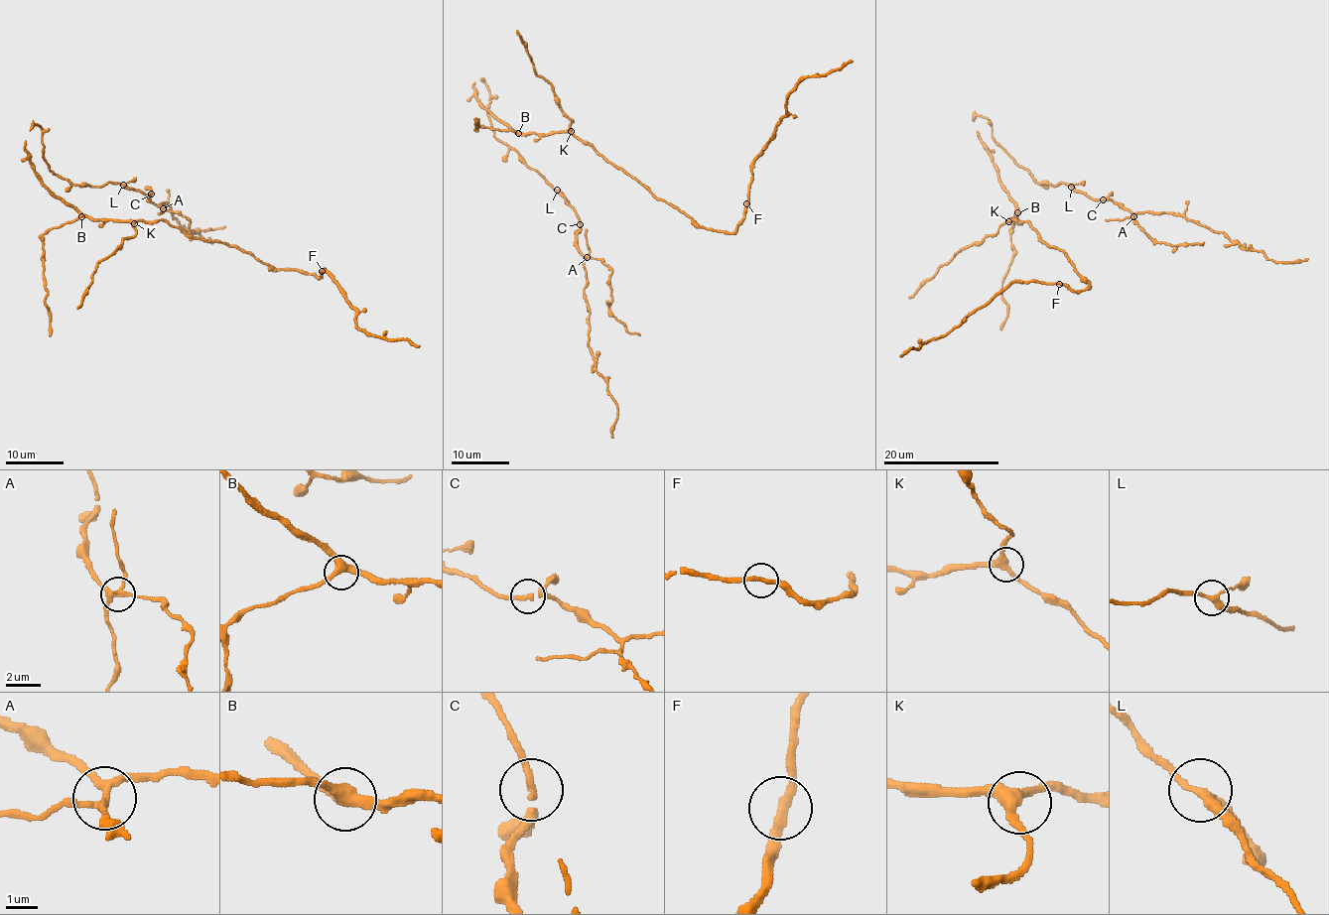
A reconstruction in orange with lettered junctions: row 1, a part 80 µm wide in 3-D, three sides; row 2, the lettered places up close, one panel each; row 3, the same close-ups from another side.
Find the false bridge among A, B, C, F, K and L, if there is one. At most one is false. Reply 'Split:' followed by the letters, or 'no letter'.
Split: A

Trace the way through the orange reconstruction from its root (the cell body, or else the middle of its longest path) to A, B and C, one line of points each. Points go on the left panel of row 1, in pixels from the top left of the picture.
A: (60, 196), (25, 148), (33, 125), (58, 177), (118, 182), (150, 193), (163, 208)
B: (60, 196), (81, 216)
C: (60, 196), (25, 148), (33, 125), (58, 177), (151, 195)

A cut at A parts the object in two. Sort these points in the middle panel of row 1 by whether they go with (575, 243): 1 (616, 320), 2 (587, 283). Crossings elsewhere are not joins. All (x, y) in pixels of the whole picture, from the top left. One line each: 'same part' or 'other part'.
1: other part
2: same part

